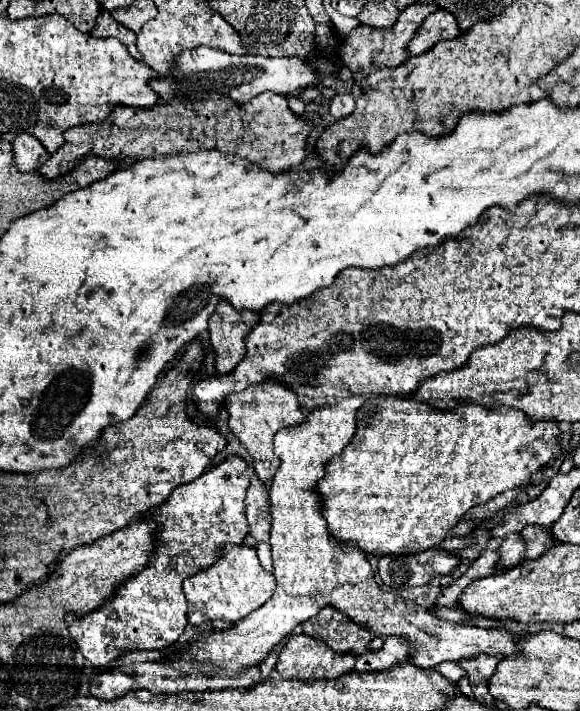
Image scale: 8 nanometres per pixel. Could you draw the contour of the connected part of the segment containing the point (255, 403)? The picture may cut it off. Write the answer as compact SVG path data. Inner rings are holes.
M270 376L260 386L246 388L244 392L236 392L236 394L230 394L228 398L224 398L224 408L228 410L228 416L230 416L228 418L230 430L240 438L242 446L254 458L256 474L262 476L264 482L270 482L270 478L274 476L274 472L280 464L280 460L276 460L276 456L272 452L274 434L280 428L296 426L304 420L304 414L300 412L300 406L298 406L298 396L292 390L288 390L276 376Z

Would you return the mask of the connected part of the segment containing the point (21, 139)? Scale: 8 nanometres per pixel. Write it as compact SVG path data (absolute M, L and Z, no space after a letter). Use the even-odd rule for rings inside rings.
M18 134L12 142L12 154L14 154L14 164L20 172L34 172L38 170L40 164L44 164L44 160L48 160L48 152L44 150L44 146L28 134Z

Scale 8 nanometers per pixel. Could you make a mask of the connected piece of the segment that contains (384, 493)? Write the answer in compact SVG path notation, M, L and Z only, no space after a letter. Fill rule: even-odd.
M372 396L358 410L358 426L344 452L326 464L326 474L316 482L322 512L330 536L340 544L356 544L374 556L416 554L436 548L458 520L474 506L490 498L528 484L528 476L560 456L556 422L530 422L516 408L488 410L484 406L464 406L440 412L410 396Z

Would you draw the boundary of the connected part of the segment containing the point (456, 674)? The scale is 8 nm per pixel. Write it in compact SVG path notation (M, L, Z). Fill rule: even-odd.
M444 662L436 666L435 670L454 683L466 675L465 670L455 662Z

